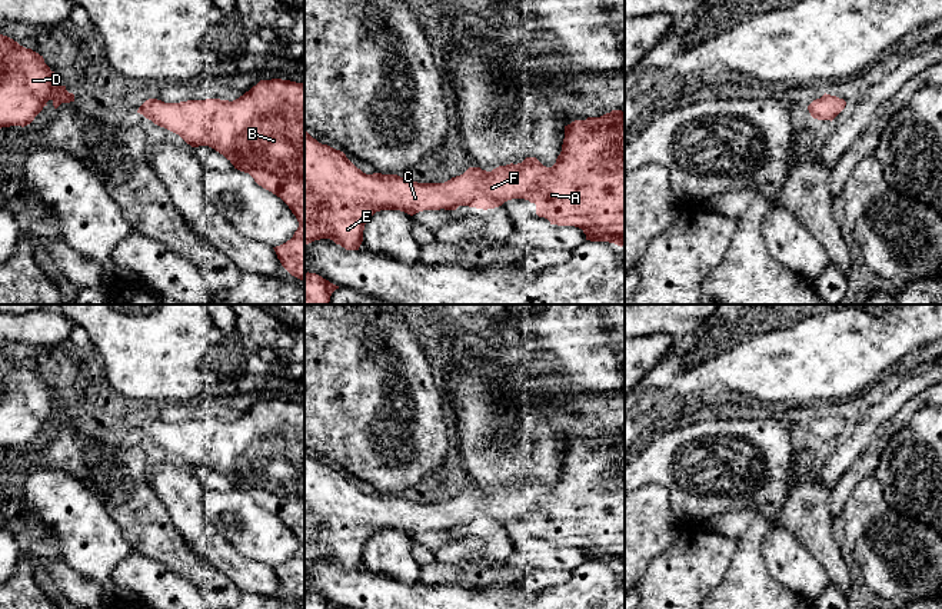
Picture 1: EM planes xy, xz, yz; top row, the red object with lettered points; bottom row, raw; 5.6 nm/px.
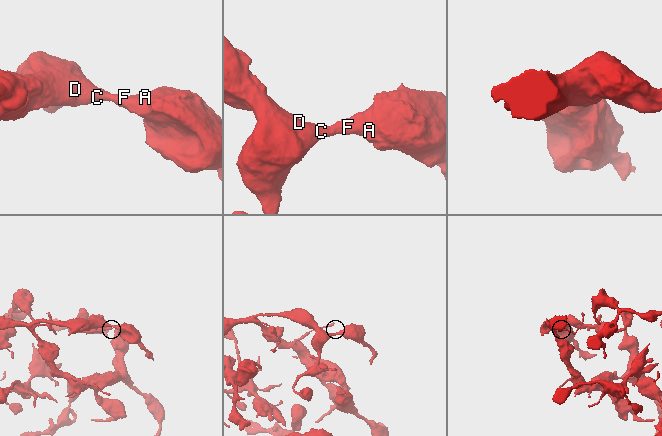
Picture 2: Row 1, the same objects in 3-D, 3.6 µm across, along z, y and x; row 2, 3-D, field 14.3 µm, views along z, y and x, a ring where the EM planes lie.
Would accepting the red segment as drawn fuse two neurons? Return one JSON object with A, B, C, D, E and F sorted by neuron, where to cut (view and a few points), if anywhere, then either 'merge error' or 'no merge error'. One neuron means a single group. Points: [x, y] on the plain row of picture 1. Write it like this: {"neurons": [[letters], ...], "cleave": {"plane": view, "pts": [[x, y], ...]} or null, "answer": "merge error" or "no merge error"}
{"neurons": [["A", "B", "C", "D", "E", "F"]], "cleave": null, "answer": "no merge error"}

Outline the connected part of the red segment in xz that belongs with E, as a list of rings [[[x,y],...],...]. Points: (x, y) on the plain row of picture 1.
[[[612,430],[600,437],[575,440],[565,446],[562,472],[552,487],[536,477],[506,485],[492,492],[469,487],[463,495],[445,503],[417,503],[397,495],[366,495],[343,472],[319,463],[304,450],[304,565],[330,559],[346,570],[359,570],[366,542],[380,530],[400,530],[410,536],[423,530],[456,530],[459,526],[495,529],[512,519],[525,519],[536,525],[536,535],[550,545],[575,546],[583,550],[586,560],[625,565],[625,432]]]

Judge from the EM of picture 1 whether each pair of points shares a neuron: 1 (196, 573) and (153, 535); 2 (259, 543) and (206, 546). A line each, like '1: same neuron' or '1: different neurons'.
1: same neuron
2: different neurons

